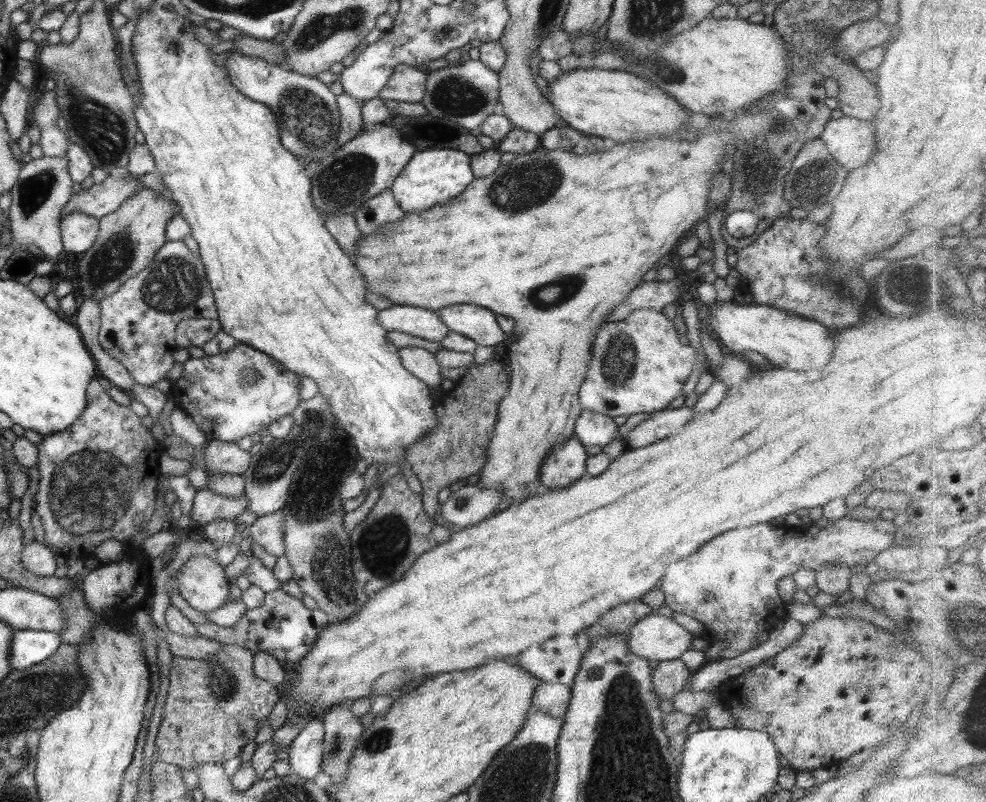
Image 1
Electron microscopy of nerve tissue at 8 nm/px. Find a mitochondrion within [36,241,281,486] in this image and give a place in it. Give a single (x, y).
(174, 285)

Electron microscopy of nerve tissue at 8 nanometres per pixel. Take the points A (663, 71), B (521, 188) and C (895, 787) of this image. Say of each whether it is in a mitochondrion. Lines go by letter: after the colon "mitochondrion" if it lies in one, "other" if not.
A: mitochondrion
B: mitochondrion
C: other

